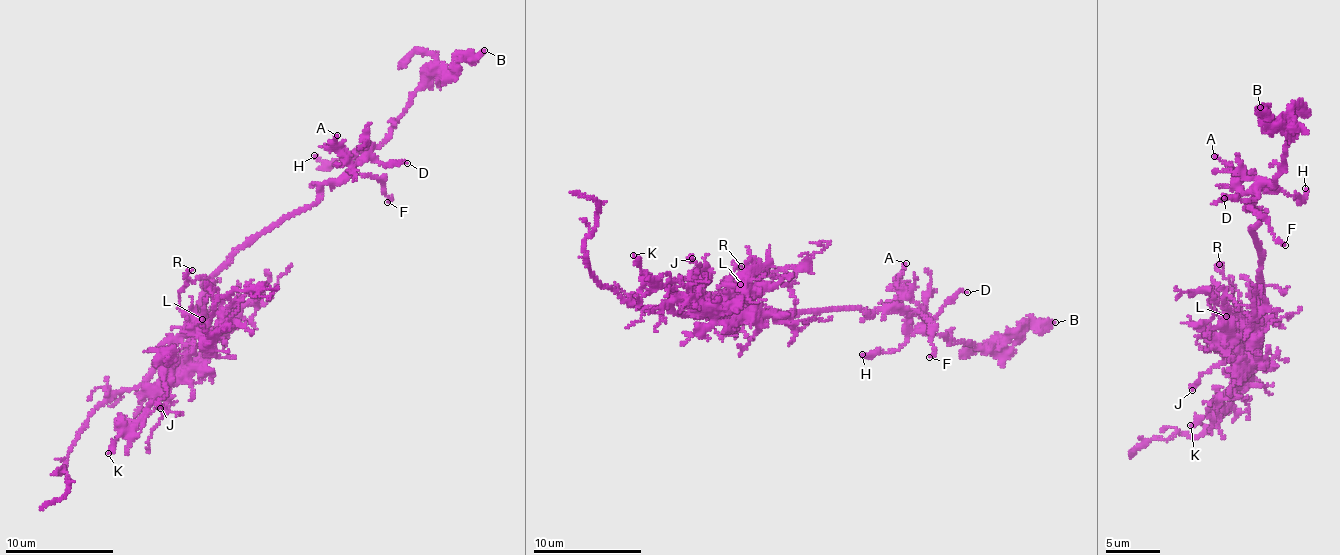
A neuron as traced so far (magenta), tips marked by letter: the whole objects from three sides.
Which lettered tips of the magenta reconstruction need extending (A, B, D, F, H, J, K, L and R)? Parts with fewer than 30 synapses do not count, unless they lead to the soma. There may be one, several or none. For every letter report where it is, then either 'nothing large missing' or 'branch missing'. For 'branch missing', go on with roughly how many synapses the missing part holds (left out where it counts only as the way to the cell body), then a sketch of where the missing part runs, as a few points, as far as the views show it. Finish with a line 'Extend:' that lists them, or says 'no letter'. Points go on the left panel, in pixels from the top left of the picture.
A: at (337, 135); nothing large missing
B: at (484, 50); nothing large missing
D: at (407, 163); nothing large missing
F: at (387, 202); nothing large missing
H: at (314, 155); nothing large missing
J: at (160, 408); nothing large missing
K: at (108, 453); nothing large missing
L: at (202, 319); nothing large missing
R: at (192, 270); nothing large missing
Extend: no letter

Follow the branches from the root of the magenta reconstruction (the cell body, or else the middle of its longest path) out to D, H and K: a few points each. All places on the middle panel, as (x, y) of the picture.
D: (762, 313), (857, 306), (873, 318), (881, 310), (903, 309), (932, 318), (959, 292), (967, 292)
H: (762, 313), (857, 306), (873, 318), (881, 310), (901, 309), (910, 315), (905, 341), (897, 350), (862, 354)
K: (762, 313), (738, 312), (732, 318), (720, 309), (706, 315), (640, 269), (640, 259), (633, 255)

